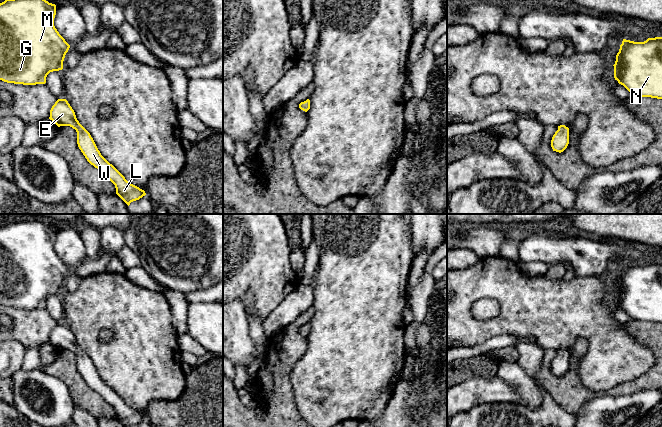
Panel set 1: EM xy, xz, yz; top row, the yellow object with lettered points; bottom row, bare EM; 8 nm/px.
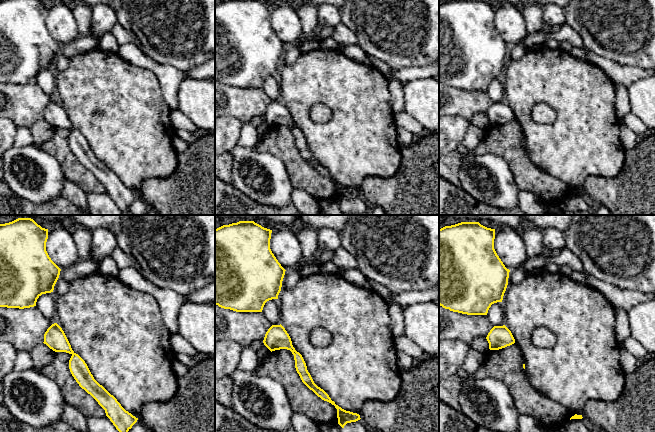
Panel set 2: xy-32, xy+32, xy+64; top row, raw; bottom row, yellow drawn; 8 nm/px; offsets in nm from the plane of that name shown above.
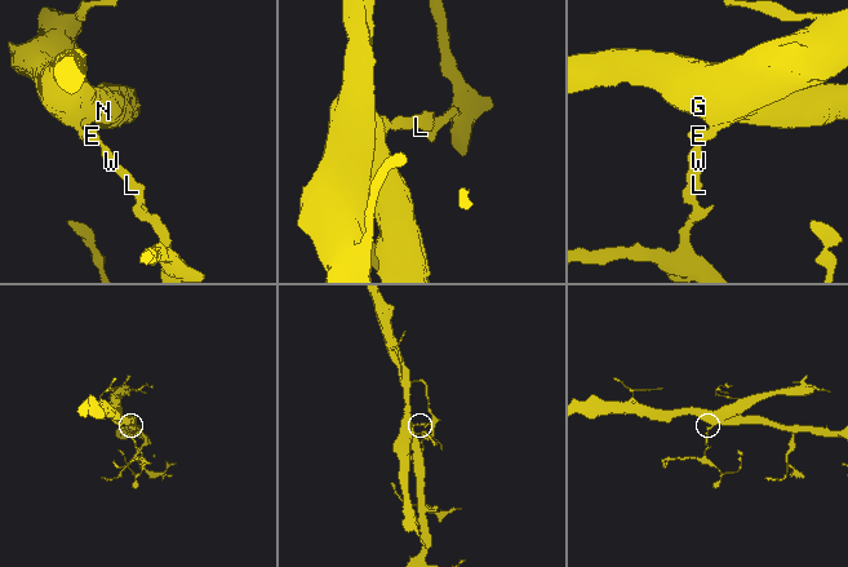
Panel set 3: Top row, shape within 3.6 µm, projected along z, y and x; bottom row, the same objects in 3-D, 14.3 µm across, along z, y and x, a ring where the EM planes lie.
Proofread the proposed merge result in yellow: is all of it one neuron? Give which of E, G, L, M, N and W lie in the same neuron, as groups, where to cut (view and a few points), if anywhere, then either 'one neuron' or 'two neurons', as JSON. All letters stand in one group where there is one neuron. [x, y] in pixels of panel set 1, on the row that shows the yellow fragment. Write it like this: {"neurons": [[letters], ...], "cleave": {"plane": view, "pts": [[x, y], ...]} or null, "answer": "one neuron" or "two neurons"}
{"neurons": [["E", "G", "L", "M", "N", "W"]], "cleave": null, "answer": "one neuron"}

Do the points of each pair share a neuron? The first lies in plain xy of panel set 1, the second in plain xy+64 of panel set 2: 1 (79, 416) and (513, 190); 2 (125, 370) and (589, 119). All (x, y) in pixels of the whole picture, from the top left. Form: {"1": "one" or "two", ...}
{"1": "two", "2": "one"}

